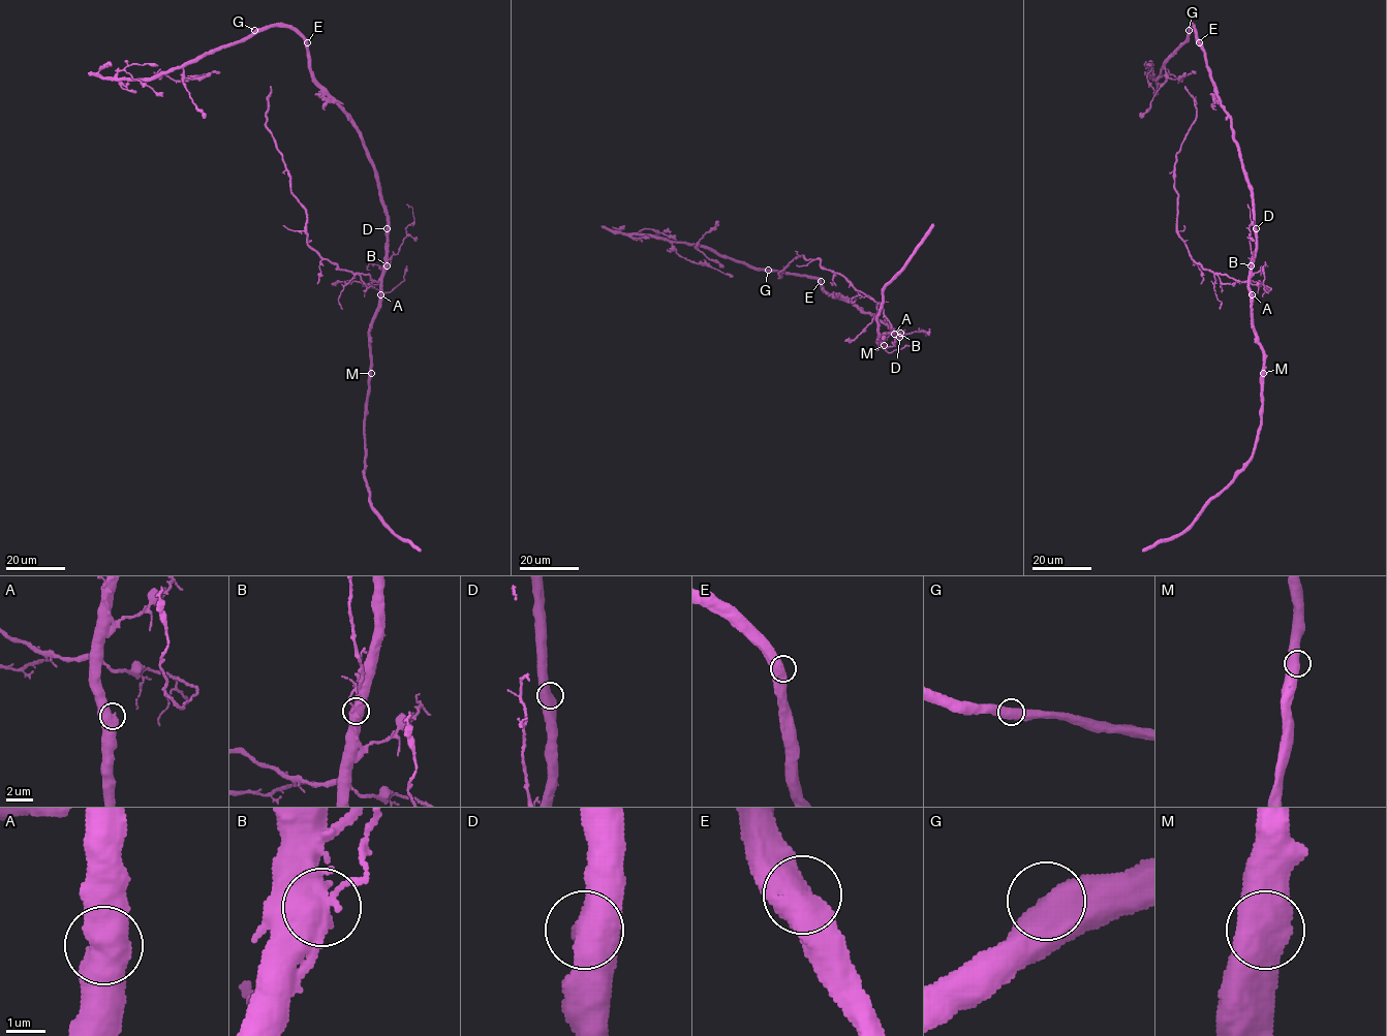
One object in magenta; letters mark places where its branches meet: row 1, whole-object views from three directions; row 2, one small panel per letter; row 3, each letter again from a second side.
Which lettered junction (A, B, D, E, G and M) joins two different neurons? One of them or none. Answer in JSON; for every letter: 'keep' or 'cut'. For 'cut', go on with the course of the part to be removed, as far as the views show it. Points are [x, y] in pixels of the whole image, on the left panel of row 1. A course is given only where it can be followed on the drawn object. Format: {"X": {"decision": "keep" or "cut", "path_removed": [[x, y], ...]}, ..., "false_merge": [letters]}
{"A": {"decision": "keep"}, "B": {"decision": "cut", "path_removed": [[388, 265], [376, 281], [340, 270], [307, 244], [307, 210], [290, 191], [290, 175], [266, 125], [270, 86]]}, "D": {"decision": "keep"}, "E": {"decision": "keep"}, "G": {"decision": "keep"}, "M": {"decision": "keep"}, "false_merge": ["B"]}

